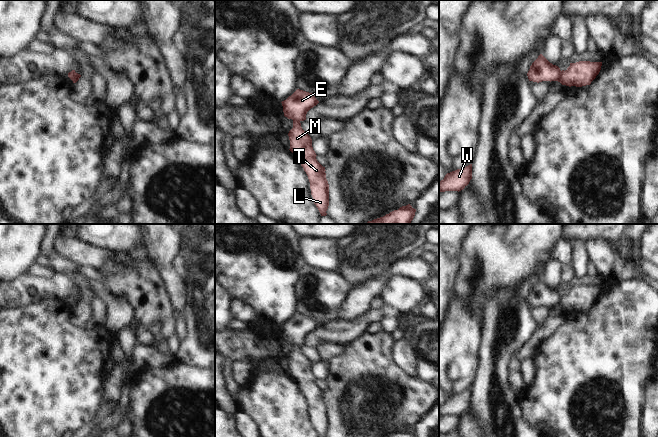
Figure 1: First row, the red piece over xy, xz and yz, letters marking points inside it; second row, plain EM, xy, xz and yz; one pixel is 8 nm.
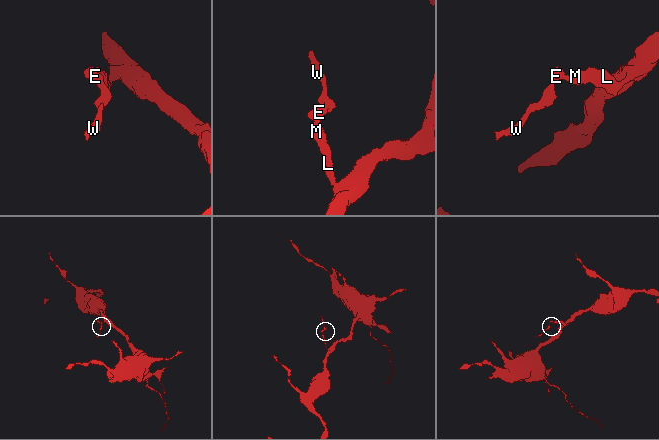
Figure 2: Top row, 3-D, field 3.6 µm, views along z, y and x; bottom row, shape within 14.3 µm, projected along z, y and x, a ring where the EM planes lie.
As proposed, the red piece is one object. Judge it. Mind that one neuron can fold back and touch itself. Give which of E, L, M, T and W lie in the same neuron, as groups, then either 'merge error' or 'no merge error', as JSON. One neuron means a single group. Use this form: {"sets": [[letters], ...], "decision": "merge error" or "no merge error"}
{"sets": [["E", "W"], ["L", "M", "T"]], "decision": "merge error"}

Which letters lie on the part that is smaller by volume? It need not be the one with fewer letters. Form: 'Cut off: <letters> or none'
Cut off: E, W

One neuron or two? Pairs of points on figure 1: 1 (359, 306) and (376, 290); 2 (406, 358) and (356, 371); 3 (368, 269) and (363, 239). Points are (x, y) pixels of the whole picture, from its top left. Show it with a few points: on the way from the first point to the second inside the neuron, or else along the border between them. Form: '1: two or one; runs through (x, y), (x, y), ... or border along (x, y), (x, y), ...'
1: one; runs through (363, 302), (372, 293)
2: two; border along (396, 341), (393, 358), (413, 377)
3: one; runs through (367, 262), (367, 246)

